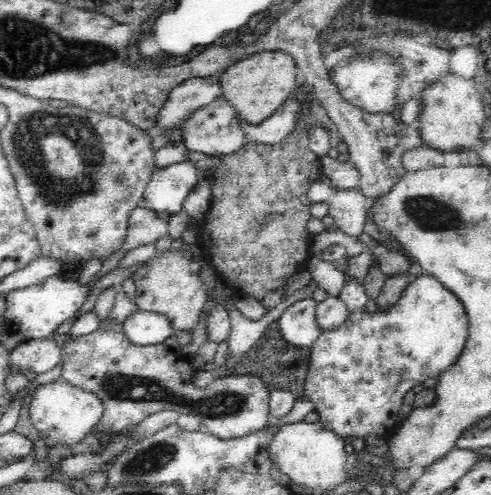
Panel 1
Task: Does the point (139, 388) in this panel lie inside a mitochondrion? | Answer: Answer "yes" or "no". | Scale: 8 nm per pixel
yes

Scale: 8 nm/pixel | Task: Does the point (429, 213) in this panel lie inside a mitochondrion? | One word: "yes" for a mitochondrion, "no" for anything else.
yes

